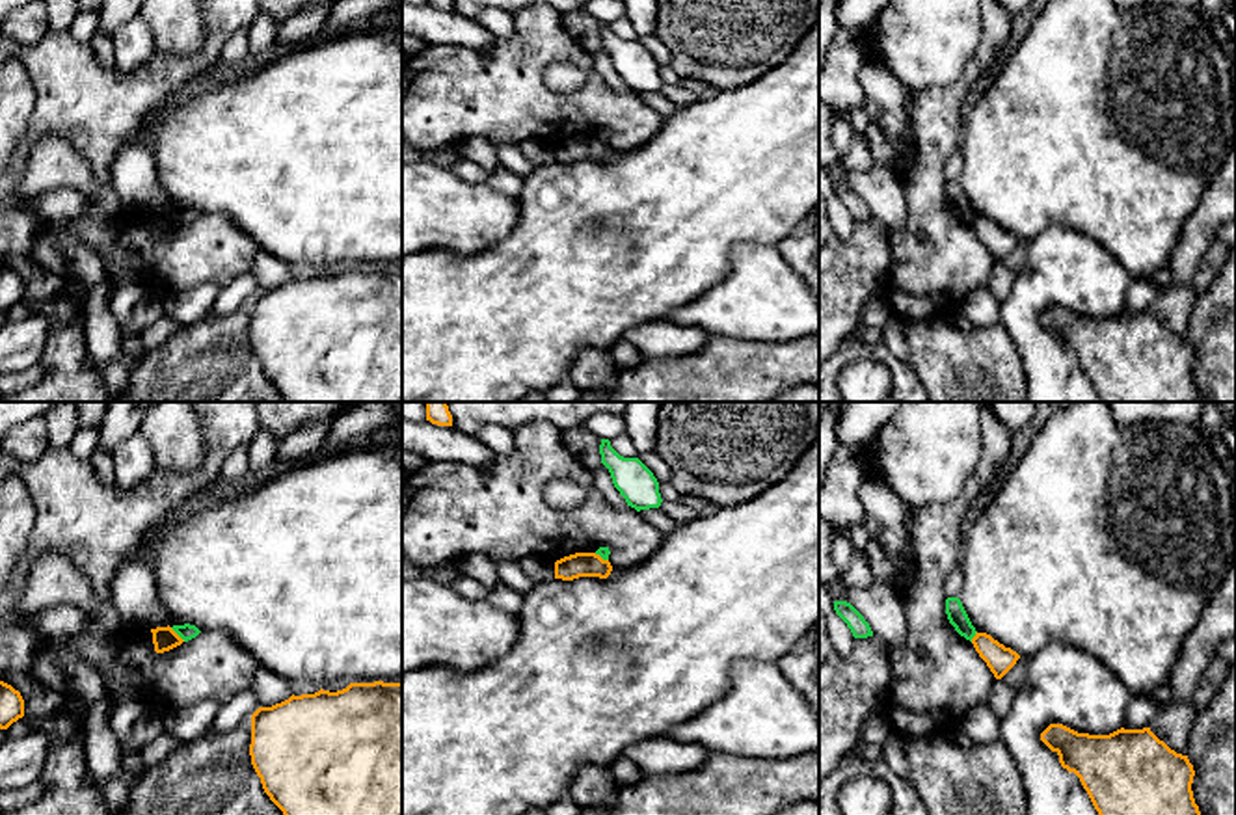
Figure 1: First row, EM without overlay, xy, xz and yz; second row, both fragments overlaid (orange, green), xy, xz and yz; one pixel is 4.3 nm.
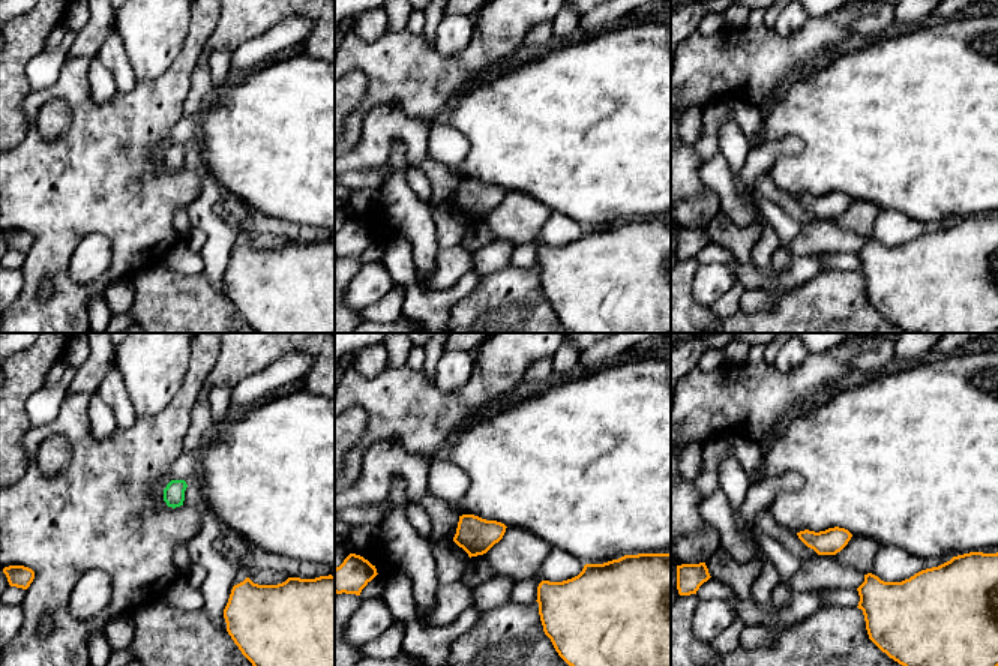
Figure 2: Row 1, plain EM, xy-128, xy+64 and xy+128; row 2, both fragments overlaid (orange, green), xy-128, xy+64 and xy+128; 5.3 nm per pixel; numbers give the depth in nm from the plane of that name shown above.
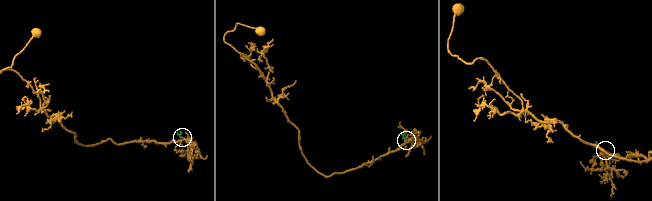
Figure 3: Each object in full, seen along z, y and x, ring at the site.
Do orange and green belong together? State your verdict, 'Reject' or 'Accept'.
Reject

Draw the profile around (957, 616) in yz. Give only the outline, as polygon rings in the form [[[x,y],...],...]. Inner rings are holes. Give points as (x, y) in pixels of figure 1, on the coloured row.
[[[959,597],[946,599],[946,614],[947,614],[949,623],[955,627],[955,631],[972,642],[977,631],[972,625]]]

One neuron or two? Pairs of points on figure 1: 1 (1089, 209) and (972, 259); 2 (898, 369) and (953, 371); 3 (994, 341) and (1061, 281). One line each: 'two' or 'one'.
1: two
2: two
3: two

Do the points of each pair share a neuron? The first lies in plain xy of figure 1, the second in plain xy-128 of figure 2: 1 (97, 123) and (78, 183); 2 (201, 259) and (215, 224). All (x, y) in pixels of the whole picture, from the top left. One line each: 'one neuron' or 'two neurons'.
1: one neuron
2: two neurons

